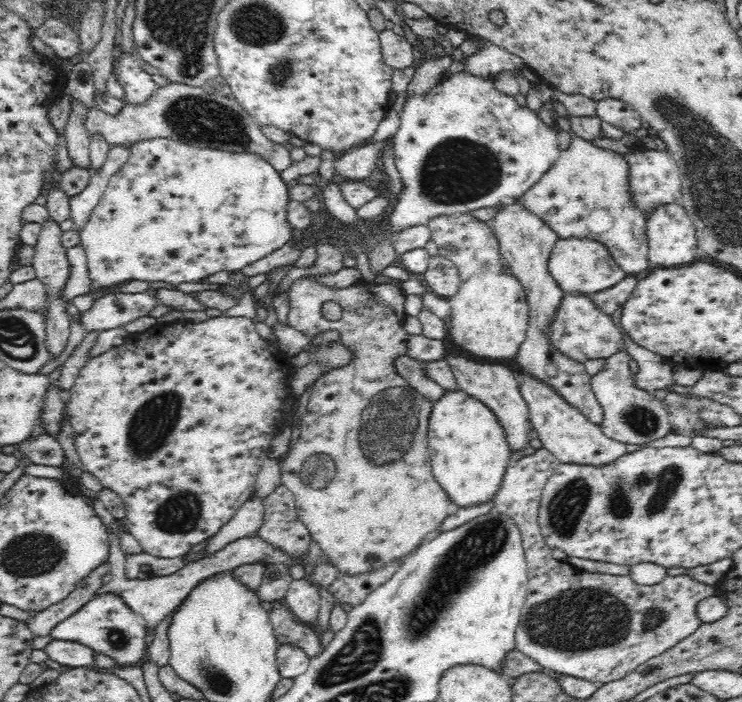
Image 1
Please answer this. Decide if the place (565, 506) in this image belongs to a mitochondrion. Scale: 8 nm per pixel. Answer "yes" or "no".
yes

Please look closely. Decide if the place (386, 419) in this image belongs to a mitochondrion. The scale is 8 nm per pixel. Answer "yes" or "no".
yes

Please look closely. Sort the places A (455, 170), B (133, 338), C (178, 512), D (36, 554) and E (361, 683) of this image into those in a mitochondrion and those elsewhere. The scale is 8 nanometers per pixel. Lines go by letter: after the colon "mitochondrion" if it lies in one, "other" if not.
A: mitochondrion
B: other
C: mitochondrion
D: mitochondrion
E: mitochondrion

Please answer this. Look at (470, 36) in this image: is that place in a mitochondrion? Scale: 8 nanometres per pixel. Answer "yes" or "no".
no

